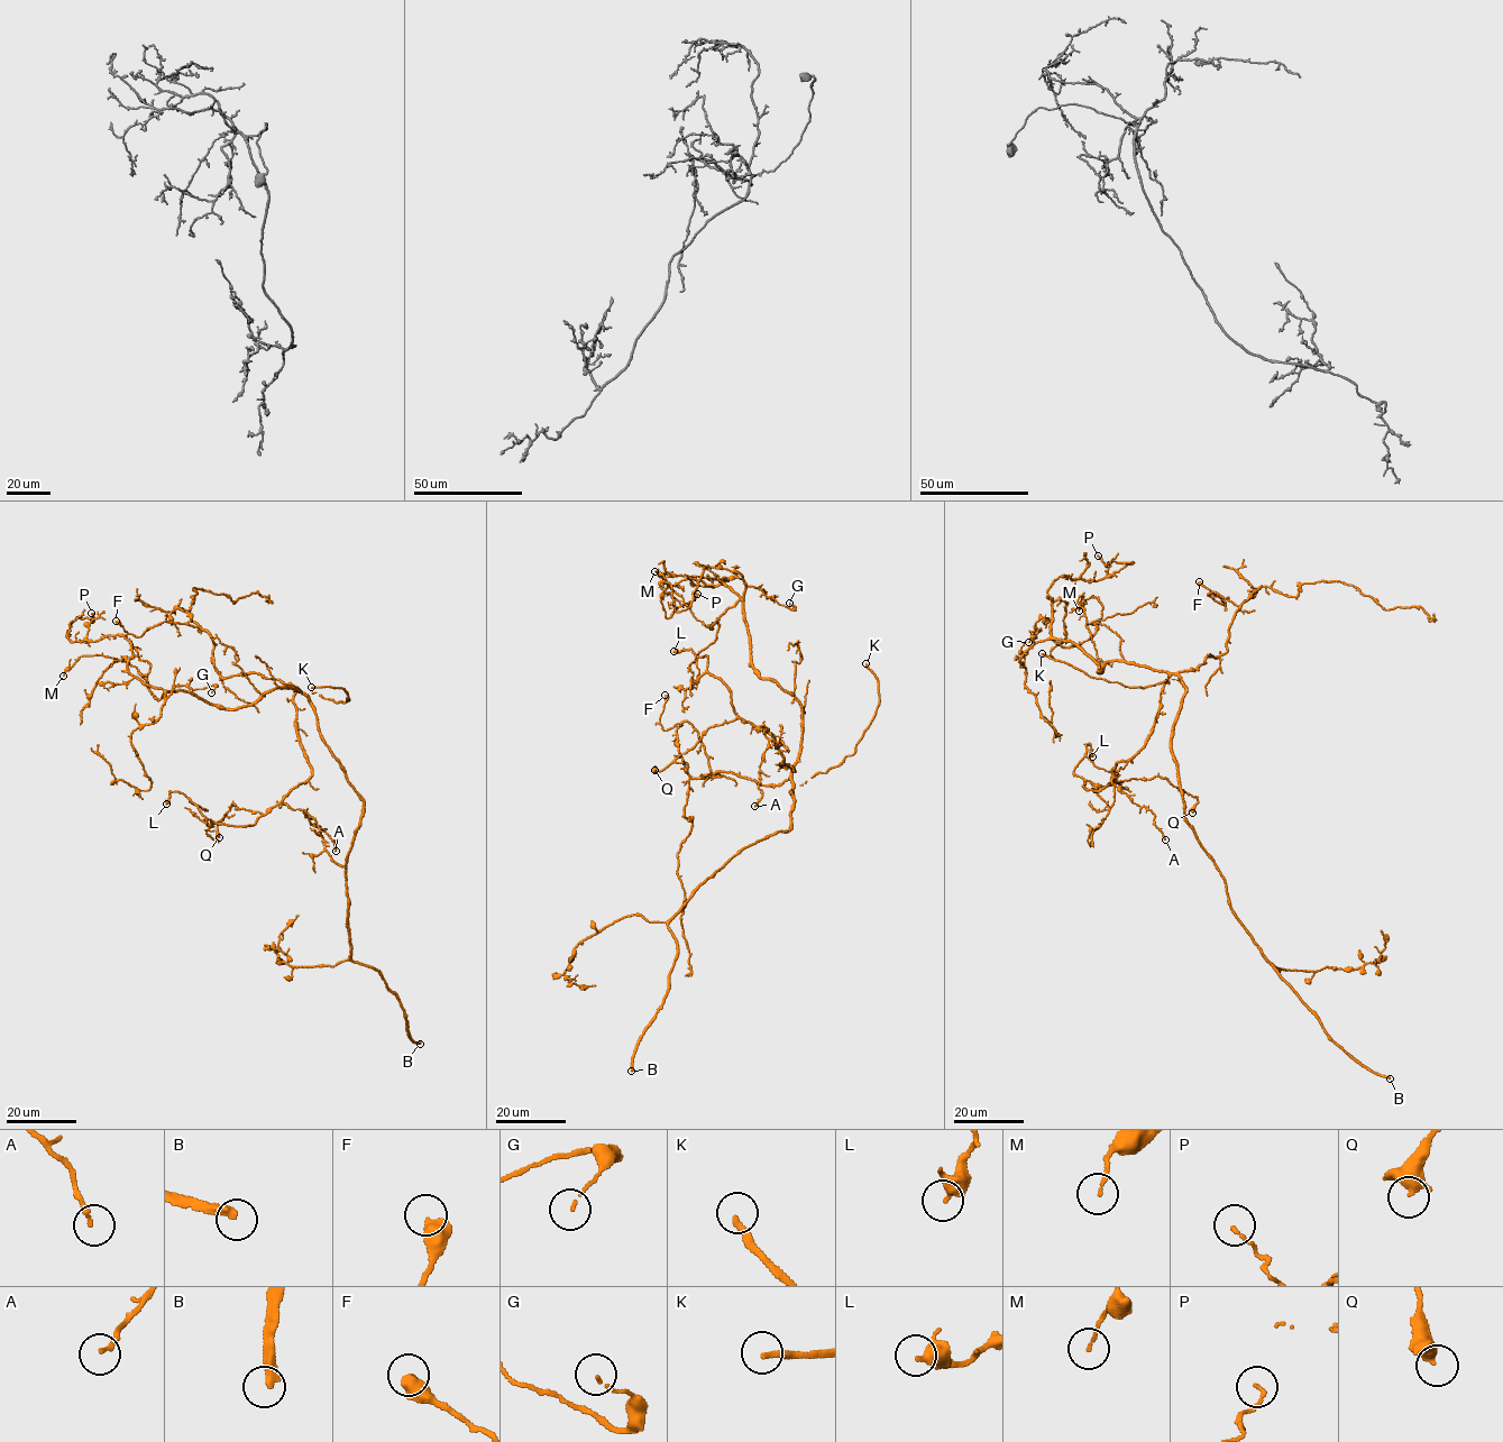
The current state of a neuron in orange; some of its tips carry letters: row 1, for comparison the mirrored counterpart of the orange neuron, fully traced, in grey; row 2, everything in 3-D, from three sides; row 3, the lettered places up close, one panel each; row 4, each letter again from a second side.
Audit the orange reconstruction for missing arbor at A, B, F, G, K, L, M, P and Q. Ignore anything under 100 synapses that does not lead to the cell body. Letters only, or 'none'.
B, K

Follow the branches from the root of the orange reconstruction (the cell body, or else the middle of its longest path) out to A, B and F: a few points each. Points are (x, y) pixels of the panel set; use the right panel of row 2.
A: (1180, 706), (1184, 688), (1172, 673), (1146, 744), (1118, 761), (1111, 781), (1149, 809), (1165, 839)
B: (1180, 706), (1171, 745), (1184, 820), (1224, 880), (1231, 912), (1334, 1041), (1367, 1068), (1390, 1078)
F: (1180, 706), (1179, 672), (1227, 651), (1239, 608), (1209, 593), (1218, 603), (1199, 581)

